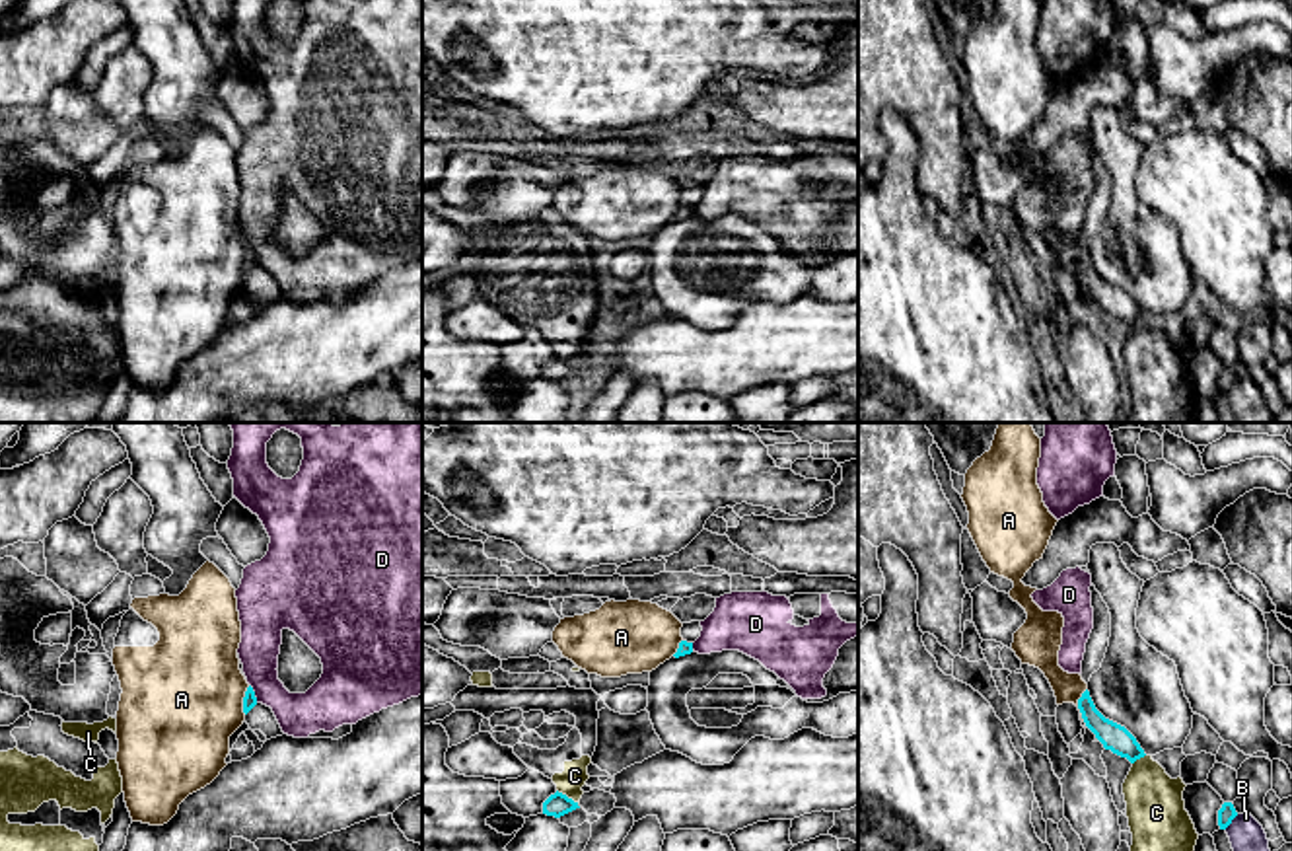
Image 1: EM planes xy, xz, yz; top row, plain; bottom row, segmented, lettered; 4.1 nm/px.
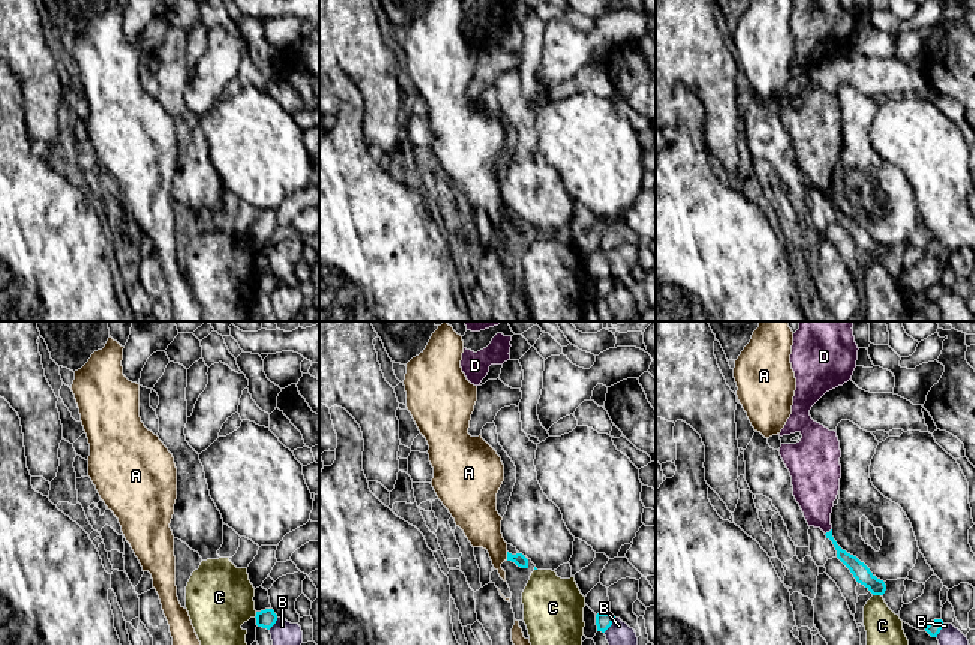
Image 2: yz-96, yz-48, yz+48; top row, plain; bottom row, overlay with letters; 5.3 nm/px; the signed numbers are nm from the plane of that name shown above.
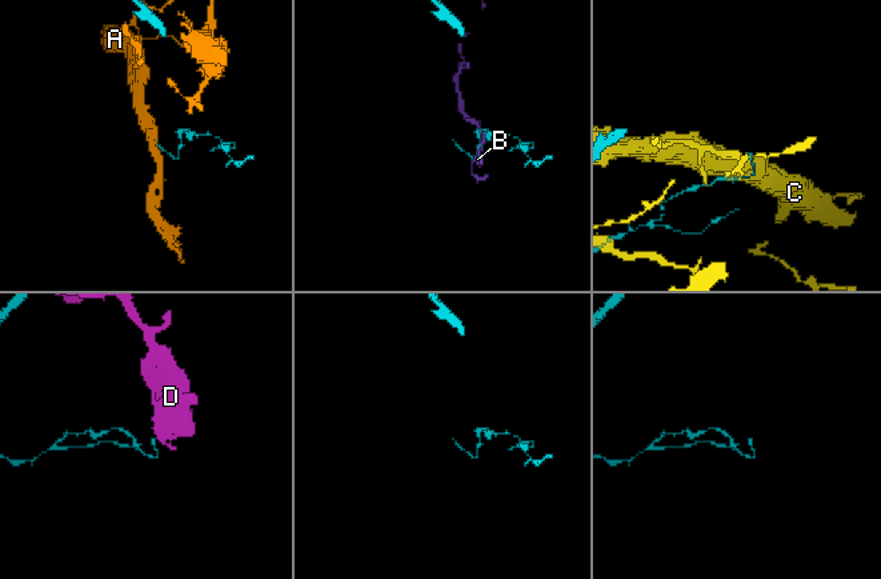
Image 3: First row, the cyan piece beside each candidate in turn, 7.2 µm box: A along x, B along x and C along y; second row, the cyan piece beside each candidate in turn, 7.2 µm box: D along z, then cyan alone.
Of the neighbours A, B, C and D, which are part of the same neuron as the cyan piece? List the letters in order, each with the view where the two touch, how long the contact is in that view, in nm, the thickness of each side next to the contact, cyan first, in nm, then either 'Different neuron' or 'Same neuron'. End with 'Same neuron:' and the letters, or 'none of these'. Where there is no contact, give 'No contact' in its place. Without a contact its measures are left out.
A: Touches cyan in yz. Shared border 140 nm. Thickness 120 nm (cyan) against 120 nm. Different neuron
B: Touches cyan in yz. Shared border 90 nm. Thickness 70 nm (cyan) against 150 nm. Different neuron
C: Touches cyan in xz. Shared border 110 nm. Thickness 100 nm (cyan) against 110 nm. Different neuron
D: Touches cyan in xy. Shared border 90 nm. Thickness 60 nm (cyan) against 180 nm. Different neuron
Same neuron: none of these

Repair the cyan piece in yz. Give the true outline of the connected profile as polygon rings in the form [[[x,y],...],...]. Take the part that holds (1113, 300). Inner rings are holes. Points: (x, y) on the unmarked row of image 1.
[[[1088,253],[1078,263],[1078,273],[1086,290],[1095,298],[1105,314],[1127,321],[1130,327],[1146,319],[1136,302],[1125,290],[1105,282],[1095,273]]]

